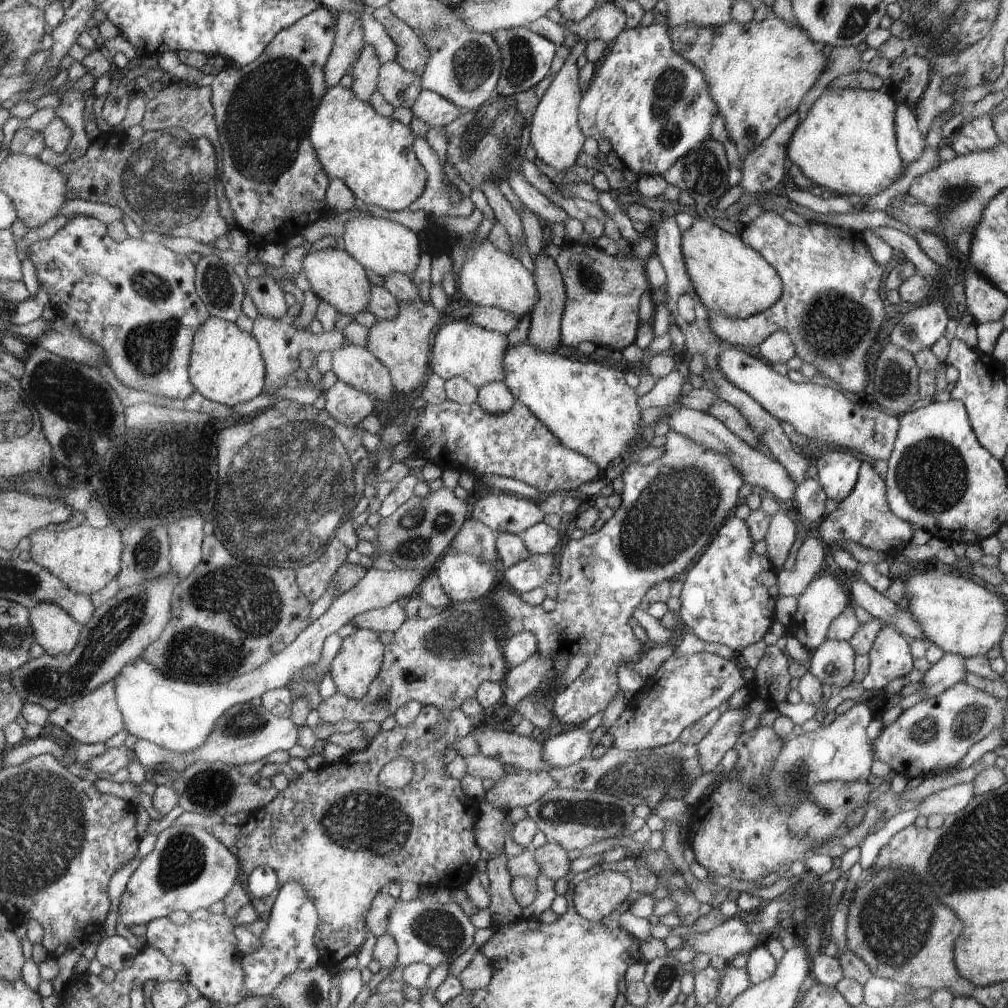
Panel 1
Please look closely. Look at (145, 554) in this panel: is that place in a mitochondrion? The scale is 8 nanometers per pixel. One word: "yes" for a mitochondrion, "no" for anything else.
yes

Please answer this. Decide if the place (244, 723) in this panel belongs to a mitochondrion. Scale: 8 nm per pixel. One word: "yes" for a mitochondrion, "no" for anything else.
yes

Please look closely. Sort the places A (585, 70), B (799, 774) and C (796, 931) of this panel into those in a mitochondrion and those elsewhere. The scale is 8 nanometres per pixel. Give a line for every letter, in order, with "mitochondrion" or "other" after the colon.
A: other
B: mitochondrion
C: other

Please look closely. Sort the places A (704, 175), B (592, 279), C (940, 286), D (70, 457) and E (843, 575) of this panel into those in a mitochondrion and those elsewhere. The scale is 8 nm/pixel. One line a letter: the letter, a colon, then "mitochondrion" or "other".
A: mitochondrion
B: mitochondrion
C: other
D: mitochondrion
E: other

